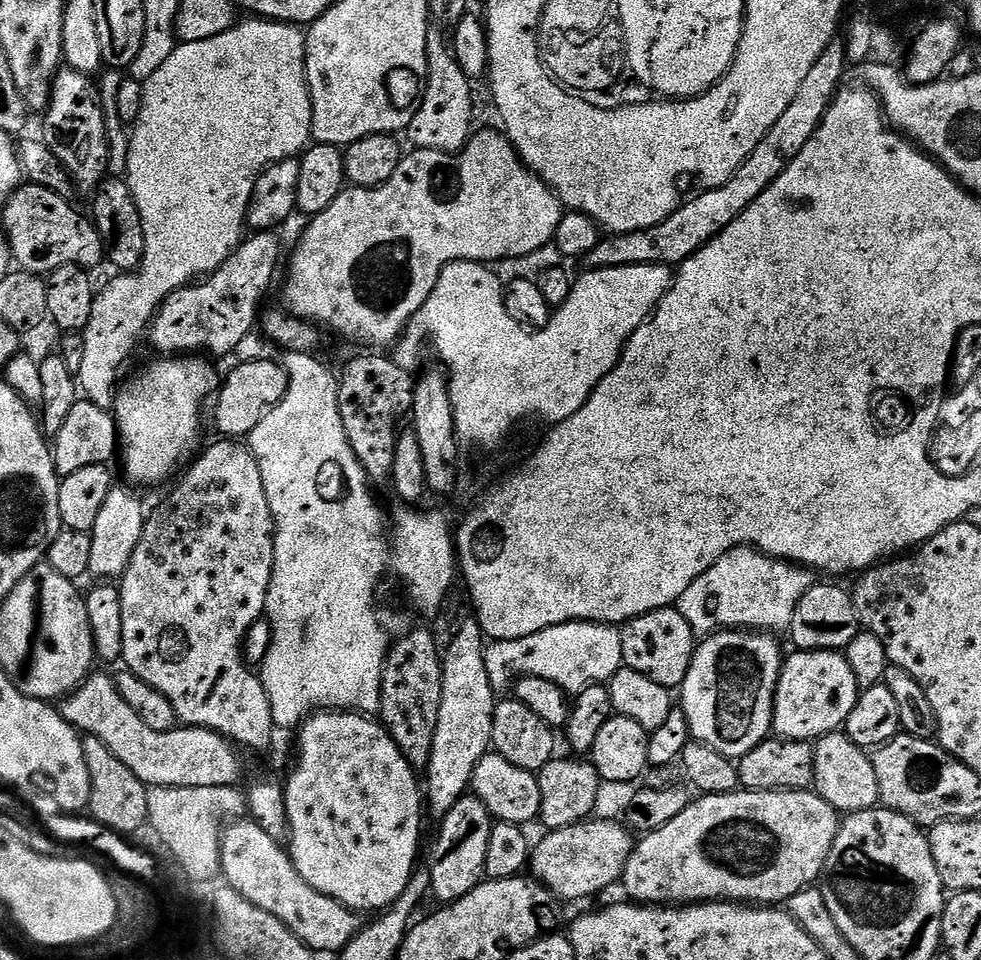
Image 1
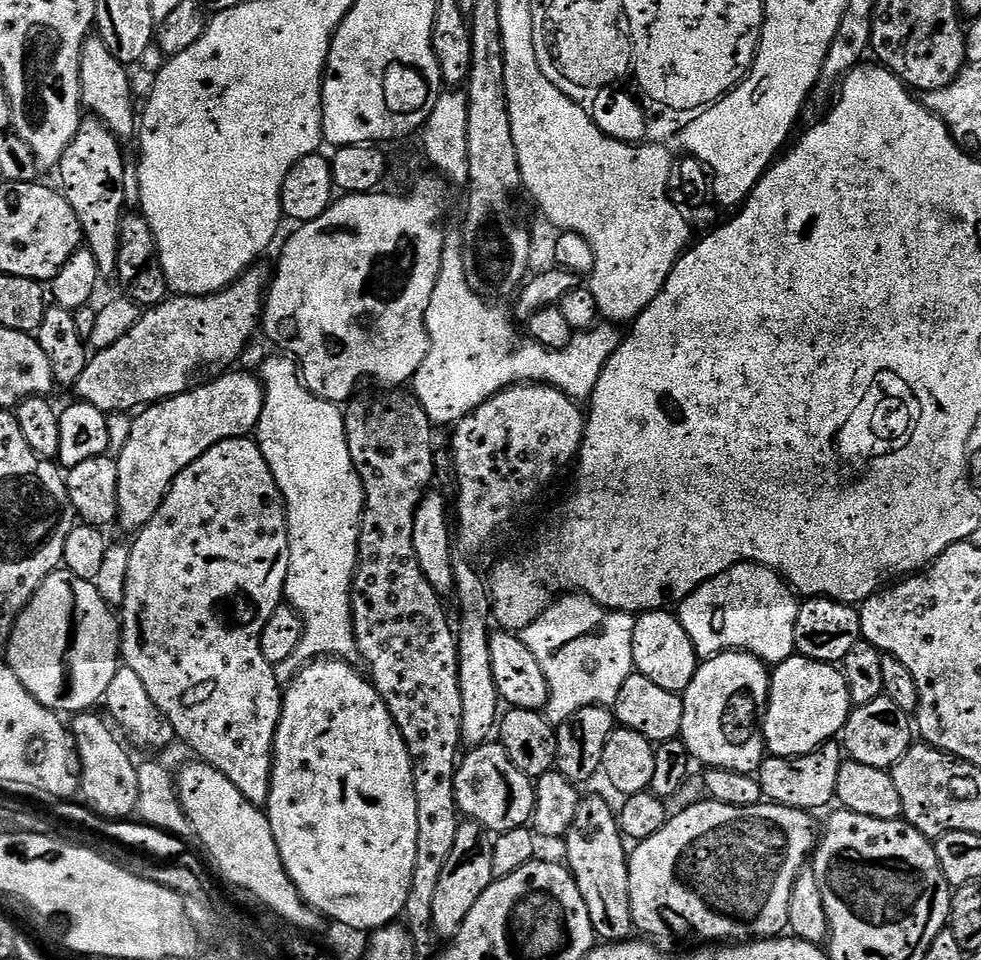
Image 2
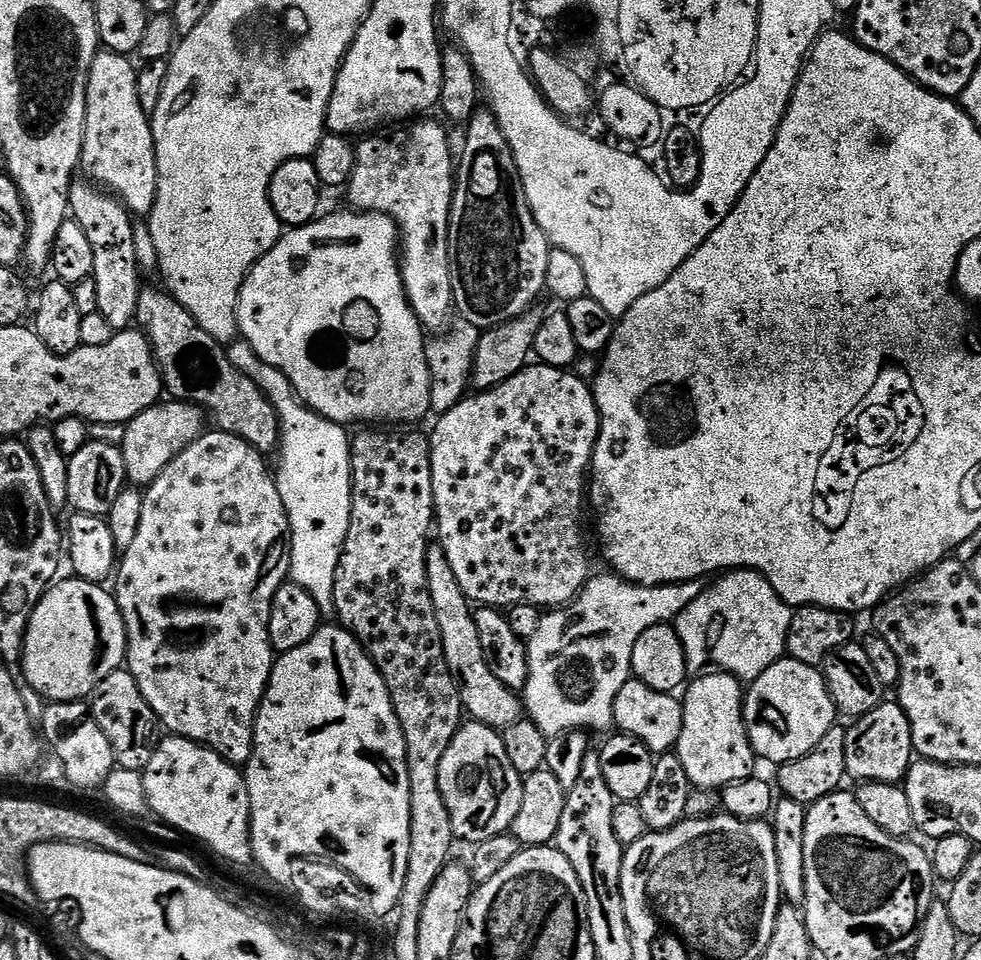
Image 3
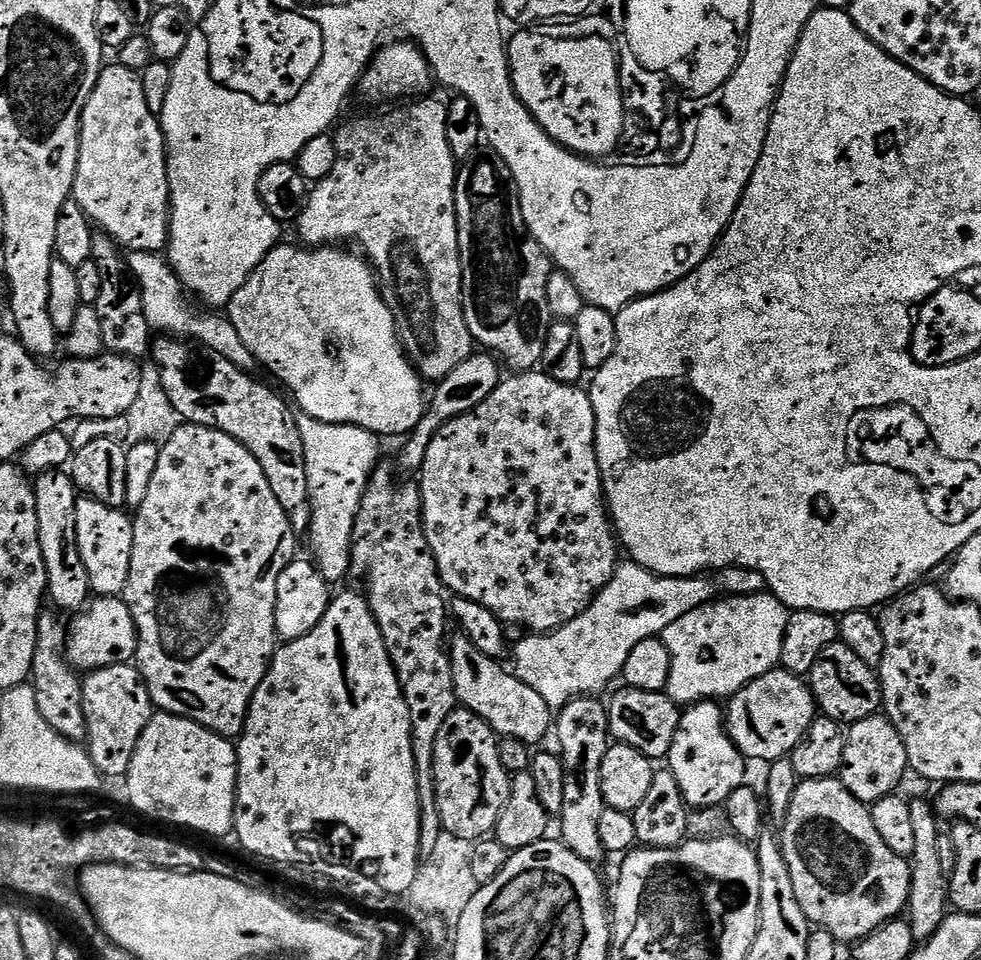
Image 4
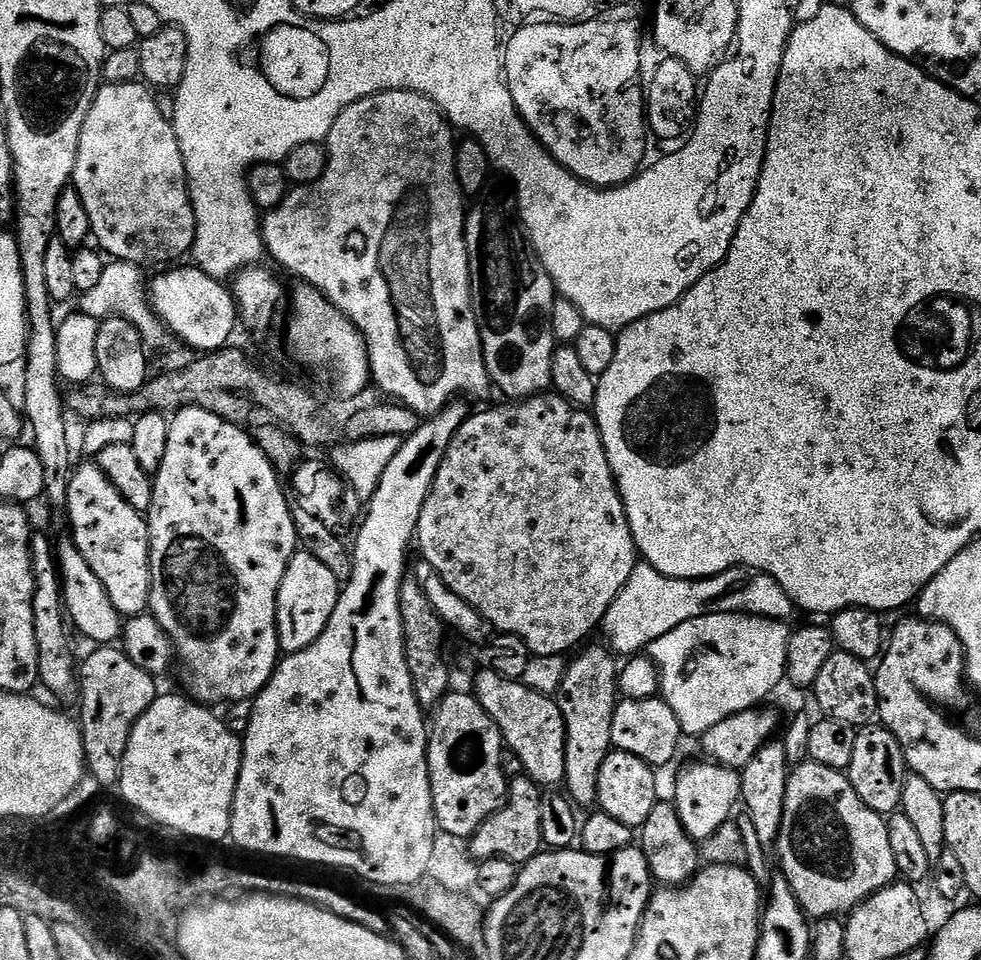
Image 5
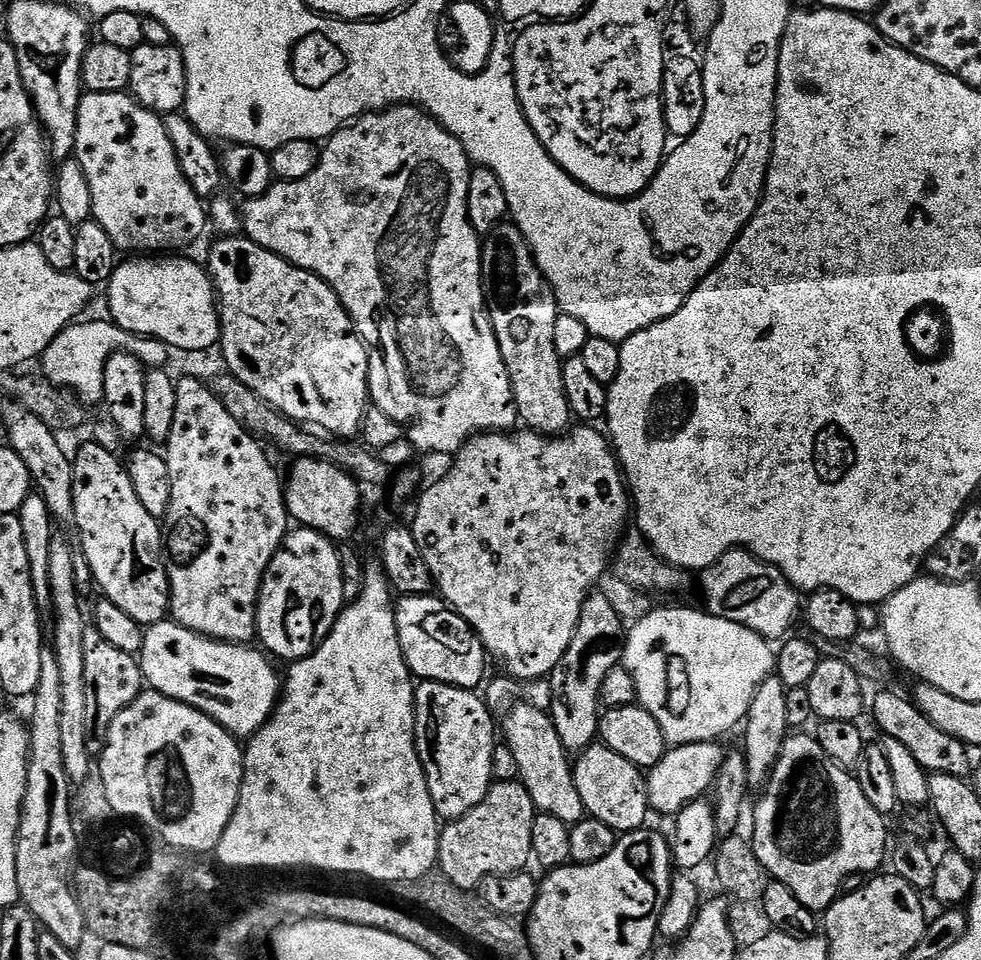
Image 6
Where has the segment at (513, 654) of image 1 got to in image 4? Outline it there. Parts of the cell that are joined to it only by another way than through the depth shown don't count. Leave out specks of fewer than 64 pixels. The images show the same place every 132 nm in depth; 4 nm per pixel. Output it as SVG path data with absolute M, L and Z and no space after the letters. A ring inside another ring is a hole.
M621 563L617 567L607 586L594 597L592 605L587 610L578 614L578 618L574 618L566 626L555 628L553 632L528 634L525 635L525 640L520 640L517 644L515 641L516 677L526 682L530 690L538 690L538 694L542 694L549 708L564 709L572 700L578 700L581 696L599 697L600 691L615 676L617 679L623 673L626 660L630 658L630 650L634 650L638 642L659 637L666 630L666 626L670 626L670 622L678 622L682 614L690 614L690 610L698 610L703 604L710 604L717 598L754 596L763 593L766 588L763 574L749 568L722 568L709 576L658 576L655 572L647 572L638 563L627 563Z

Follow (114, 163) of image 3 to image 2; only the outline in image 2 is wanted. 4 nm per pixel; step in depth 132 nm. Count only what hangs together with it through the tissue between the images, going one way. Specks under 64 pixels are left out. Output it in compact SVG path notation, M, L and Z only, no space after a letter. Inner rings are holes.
M89 35L82 46L82 54L80 55L80 102L85 109L88 108L93 117L101 120L117 138L125 138L124 136L135 137L138 132L138 108L132 105L132 80L128 77L129 69L121 60L114 58L114 54L110 54L106 42L102 42L99 35Z

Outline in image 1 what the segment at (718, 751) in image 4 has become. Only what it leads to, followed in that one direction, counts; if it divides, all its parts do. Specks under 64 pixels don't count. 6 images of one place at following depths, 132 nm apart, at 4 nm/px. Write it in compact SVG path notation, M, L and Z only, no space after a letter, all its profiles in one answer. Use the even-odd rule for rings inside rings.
M720 630L699 641L696 656L692 660L690 670L686 674L684 683L678 692L679 703L680 700L684 703L682 714L688 719L688 729L693 741L718 750L723 756L739 758L750 754L750 750L754 750L754 746L758 746L763 740L769 739L770 733L772 732L772 712L776 709L776 687L780 682L780 671L784 667L785 662L785 657L783 655L780 656L780 644L776 640L779 639L775 635L763 630Z

